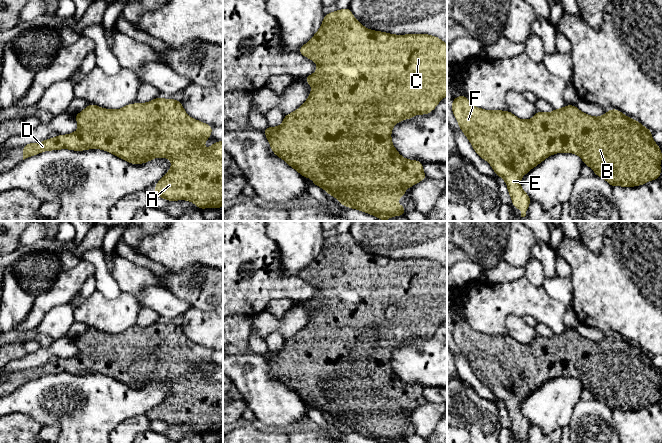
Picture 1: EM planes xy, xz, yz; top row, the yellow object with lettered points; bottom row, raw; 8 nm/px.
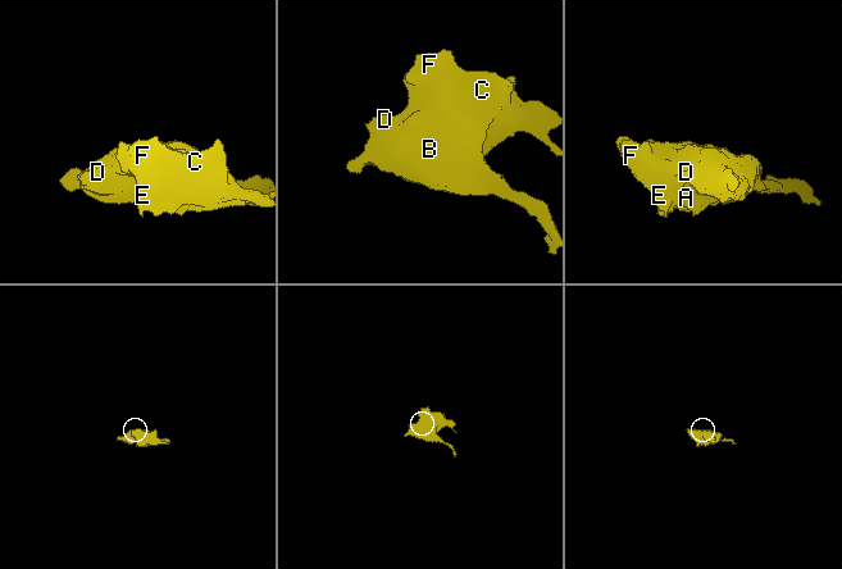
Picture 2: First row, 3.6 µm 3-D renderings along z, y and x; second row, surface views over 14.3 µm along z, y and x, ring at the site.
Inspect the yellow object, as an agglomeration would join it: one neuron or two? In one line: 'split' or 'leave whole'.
leave whole

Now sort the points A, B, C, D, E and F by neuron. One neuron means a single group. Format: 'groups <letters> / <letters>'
groups A B C D E F

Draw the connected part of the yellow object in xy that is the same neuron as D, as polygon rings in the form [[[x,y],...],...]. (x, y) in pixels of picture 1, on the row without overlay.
[[[155,322],[148,327],[129,327],[114,334],[94,328],[75,339],[78,354],[23,370],[23,384],[43,375],[102,373],[131,388],[142,388],[162,381],[171,384],[171,393],[157,406],[154,416],[168,425],[188,424],[201,434],[223,430],[223,365],[204,374],[203,368],[214,351],[187,339],[180,325]]]

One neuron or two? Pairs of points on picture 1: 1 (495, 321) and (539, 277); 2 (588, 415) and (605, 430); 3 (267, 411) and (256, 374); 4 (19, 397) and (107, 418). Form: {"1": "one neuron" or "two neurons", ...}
{"1": "two neurons", "2": "one neuron", "3": "one neuron", "4": "one neuron"}

